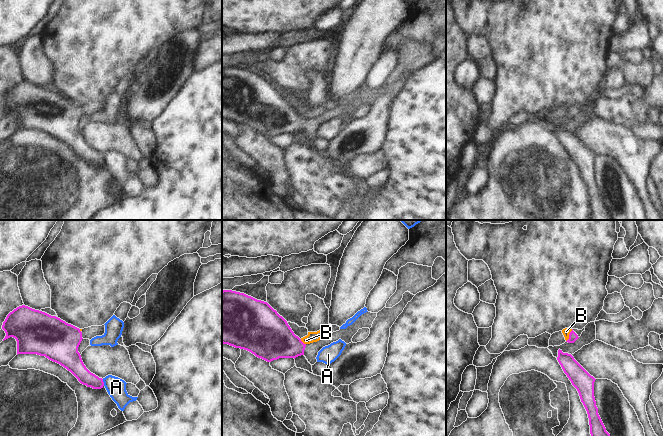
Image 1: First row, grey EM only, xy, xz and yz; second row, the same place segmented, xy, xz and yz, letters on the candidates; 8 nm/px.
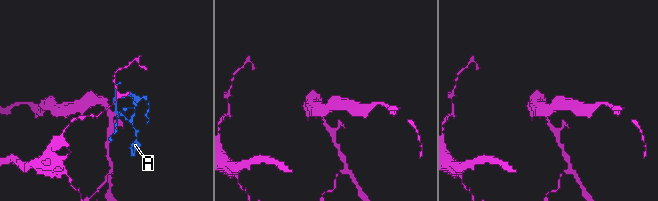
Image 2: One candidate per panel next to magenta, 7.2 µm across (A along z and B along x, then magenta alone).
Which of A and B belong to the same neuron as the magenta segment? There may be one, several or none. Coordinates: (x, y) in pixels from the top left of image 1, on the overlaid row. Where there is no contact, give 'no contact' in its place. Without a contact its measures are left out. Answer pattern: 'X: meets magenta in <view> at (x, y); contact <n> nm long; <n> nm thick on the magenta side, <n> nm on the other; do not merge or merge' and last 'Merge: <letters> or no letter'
A: meets magenta in xy at (103, 382); contact 60 nm long; 120 nm thick on the magenta side, 160 nm on the other; do not merge
B: meets magenta in yz at (569, 335); contact 120 nm long; 70 nm thick on the magenta side, 60 nm on the other; do not merge
Merge: no letter

